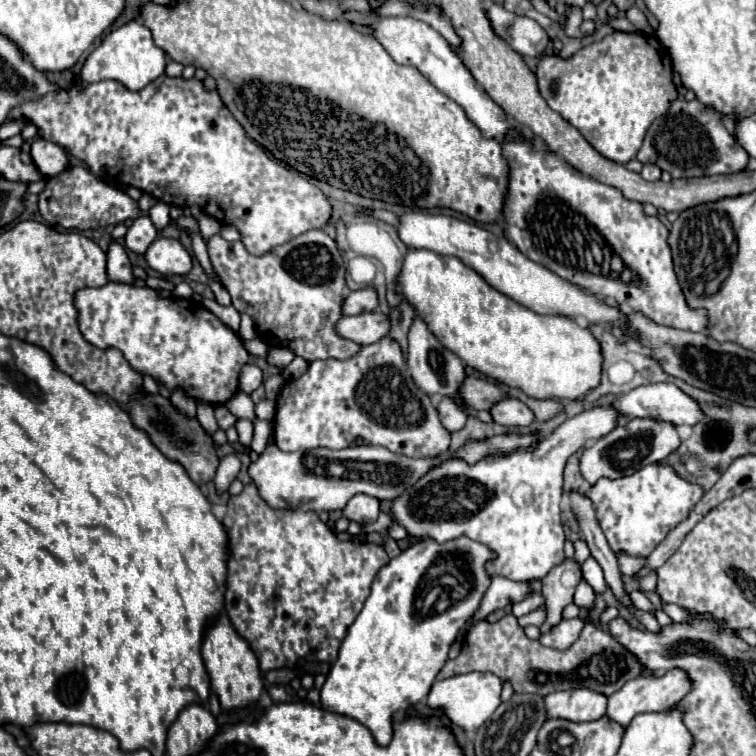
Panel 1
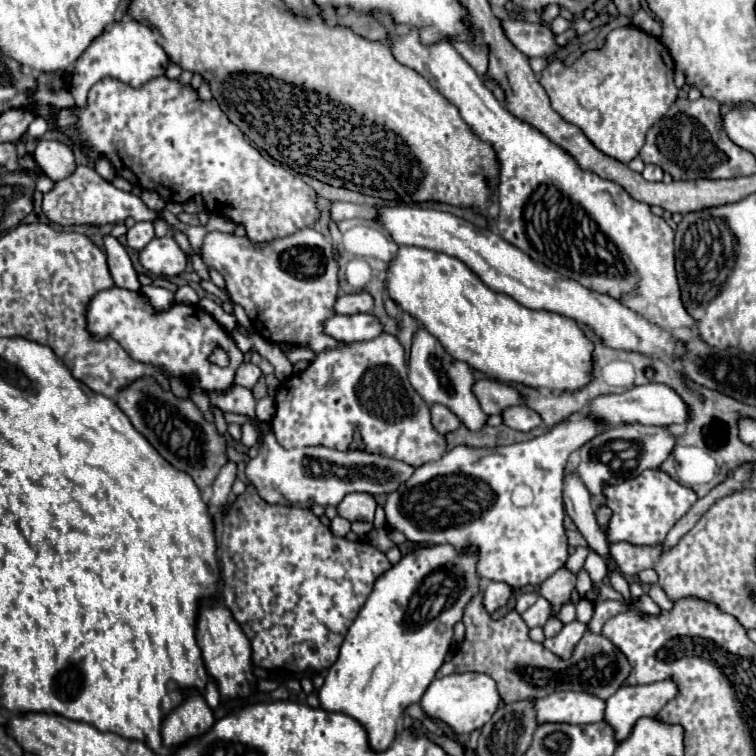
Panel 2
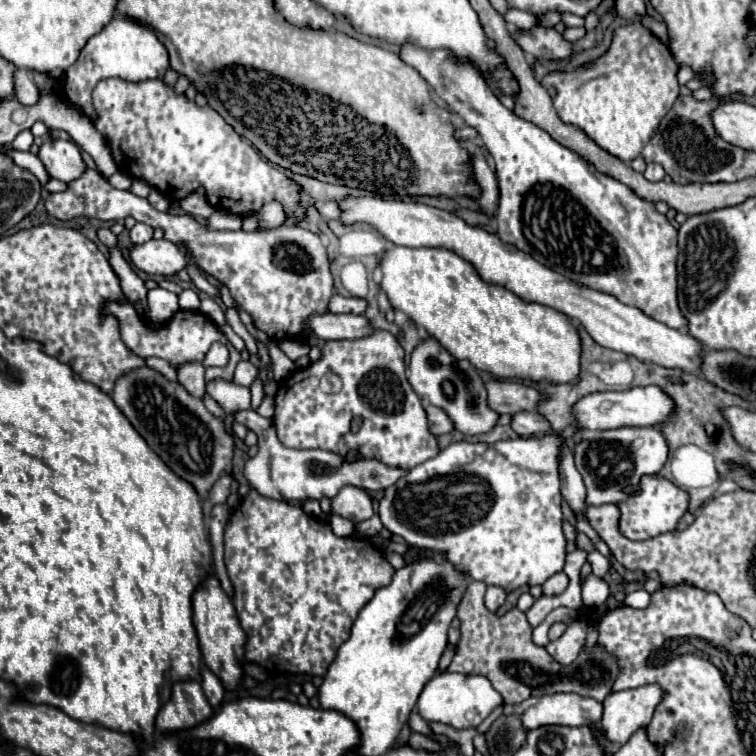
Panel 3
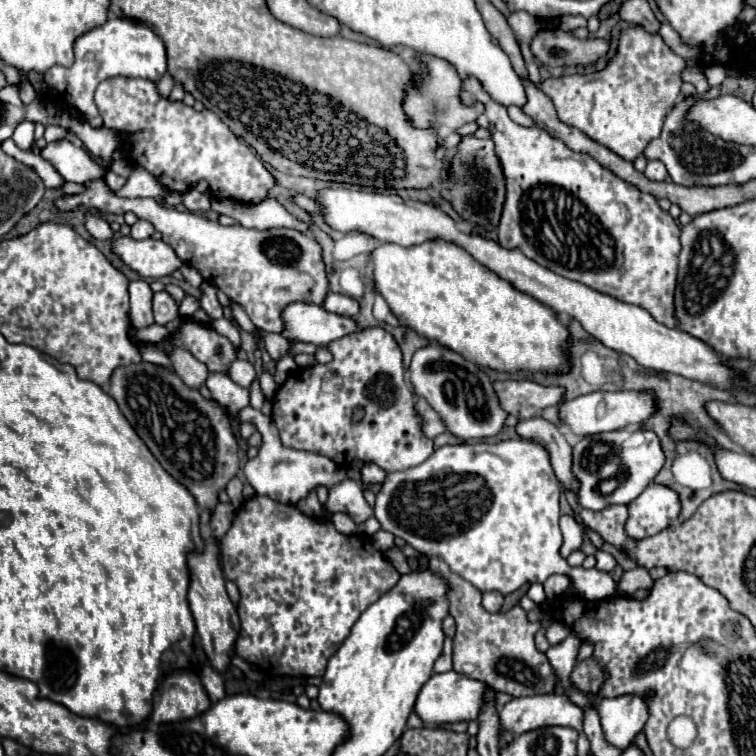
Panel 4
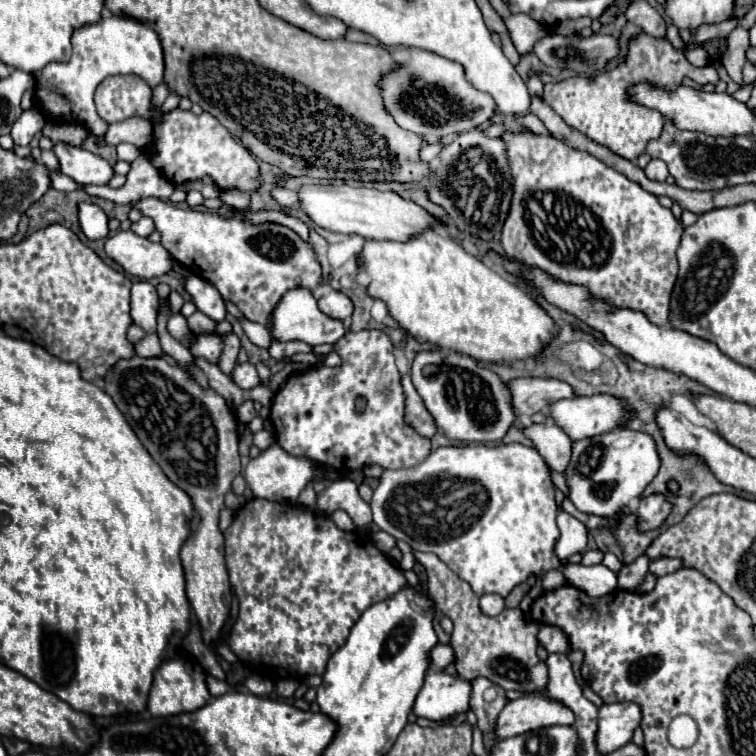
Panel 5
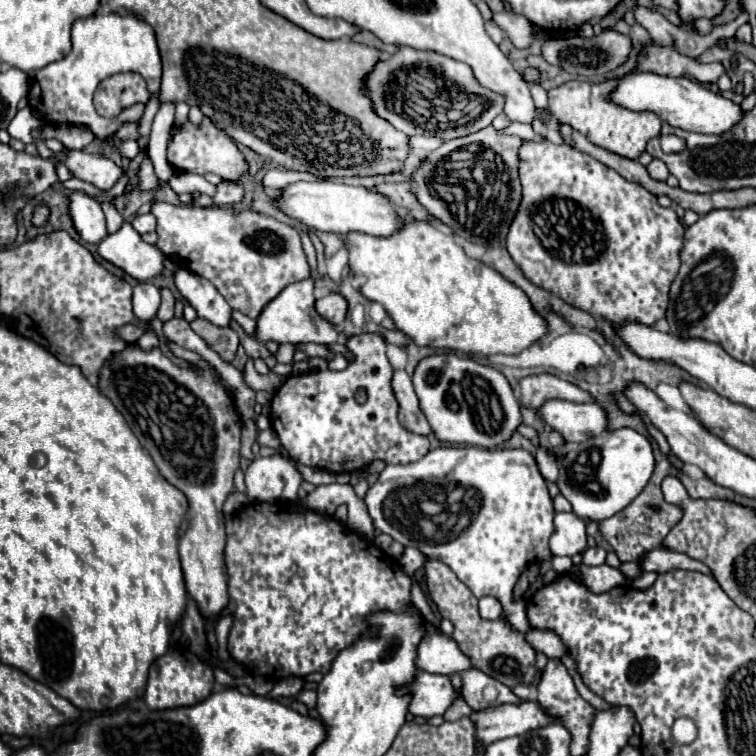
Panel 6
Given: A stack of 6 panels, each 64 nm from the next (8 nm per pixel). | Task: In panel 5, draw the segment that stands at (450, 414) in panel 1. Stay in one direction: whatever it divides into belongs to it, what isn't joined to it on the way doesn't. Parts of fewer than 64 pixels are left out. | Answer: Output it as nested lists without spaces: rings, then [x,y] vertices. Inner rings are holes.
[[[402,374],[400,384],[402,384],[402,388],[404,388],[404,398],[406,398],[406,400],[404,400],[404,404],[406,404],[404,422],[406,422],[408,426],[412,426],[420,436],[432,438],[432,436],[438,432],[438,428],[436,428],[432,416],[428,414],[428,410],[424,408],[424,402],[420,400],[418,392],[414,390],[410,376],[408,376],[408,374]]]

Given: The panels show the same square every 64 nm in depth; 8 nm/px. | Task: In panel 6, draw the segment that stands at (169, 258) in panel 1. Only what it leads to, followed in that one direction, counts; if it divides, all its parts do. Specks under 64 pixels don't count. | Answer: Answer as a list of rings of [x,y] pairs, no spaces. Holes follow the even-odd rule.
[[[124,222],[116,234],[108,234],[98,244],[98,254],[138,282],[158,276],[166,258],[156,246],[146,244],[130,222]]]

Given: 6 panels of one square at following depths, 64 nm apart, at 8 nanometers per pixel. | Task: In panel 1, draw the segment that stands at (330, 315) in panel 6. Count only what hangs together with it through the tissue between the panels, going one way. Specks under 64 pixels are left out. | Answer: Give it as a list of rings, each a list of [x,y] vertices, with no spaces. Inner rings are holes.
[[[360,288],[356,292],[350,292],[344,298],[342,304],[342,314],[346,316],[354,316],[360,312],[372,312],[378,306],[378,296],[374,292],[374,288]]]

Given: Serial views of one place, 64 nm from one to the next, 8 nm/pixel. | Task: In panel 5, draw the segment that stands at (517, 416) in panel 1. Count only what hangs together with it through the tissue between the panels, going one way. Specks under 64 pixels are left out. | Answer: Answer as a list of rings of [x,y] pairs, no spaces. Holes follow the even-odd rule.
[[[552,422],[546,424],[530,424],[526,430],[522,430],[532,442],[534,448],[544,456],[546,464],[556,470],[564,472],[570,460],[570,450],[572,450],[572,440],[562,432]]]

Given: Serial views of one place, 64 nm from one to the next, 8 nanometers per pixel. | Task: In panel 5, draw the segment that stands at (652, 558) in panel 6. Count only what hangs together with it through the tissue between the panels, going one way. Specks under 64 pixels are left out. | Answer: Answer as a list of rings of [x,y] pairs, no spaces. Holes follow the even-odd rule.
[[[660,558],[660,560],[654,560],[650,564],[650,572],[658,572],[656,576],[664,576],[668,572],[672,572],[672,564],[674,564],[674,570],[678,568],[678,560],[674,558]]]

